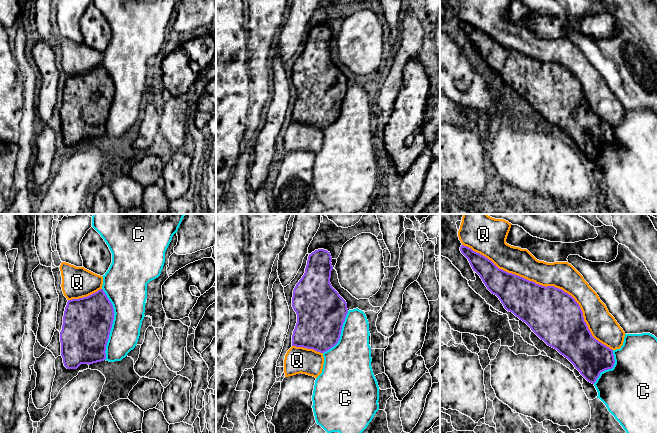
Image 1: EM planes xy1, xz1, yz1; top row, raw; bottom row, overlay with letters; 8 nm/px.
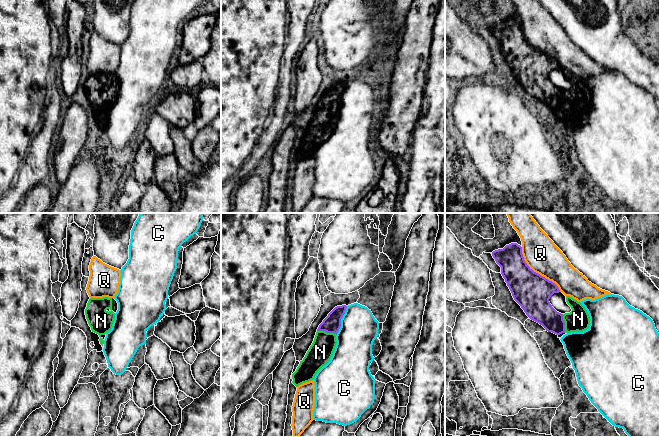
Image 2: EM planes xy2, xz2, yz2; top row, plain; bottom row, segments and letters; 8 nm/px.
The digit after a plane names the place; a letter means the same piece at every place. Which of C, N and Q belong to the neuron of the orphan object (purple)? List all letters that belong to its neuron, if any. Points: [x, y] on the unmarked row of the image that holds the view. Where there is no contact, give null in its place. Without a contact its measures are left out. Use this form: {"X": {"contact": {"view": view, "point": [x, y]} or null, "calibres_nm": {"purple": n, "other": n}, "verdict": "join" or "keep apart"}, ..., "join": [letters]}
{"C": {"contact": {"view": "xy1", "point": [112, 99]}, "calibres_nm": {"purple": 400, "other": 280}, "verdict": "keep apart"}, "N": {"contact": {"view": "xz2", "point": [327, 108]}, "calibres_nm": {"purple": 140, "other": 190}, "verdict": "join"}, "Q": {"contact": {"view": "yz1", "point": [547, 62]}, "calibres_nm": {"purple": 420, "other": 220}, "verdict": "keep apart"}, "join": ["N"]}

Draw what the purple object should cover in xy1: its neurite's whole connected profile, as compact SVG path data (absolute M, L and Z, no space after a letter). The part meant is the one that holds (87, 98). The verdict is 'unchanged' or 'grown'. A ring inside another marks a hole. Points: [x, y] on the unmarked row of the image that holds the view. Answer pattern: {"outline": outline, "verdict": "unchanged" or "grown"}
{"outline": "M103 65L83 74L68 76L60 108L61 132L67 145L106 135L106 121L114 96L114 84Z", "verdict": "unchanged"}

